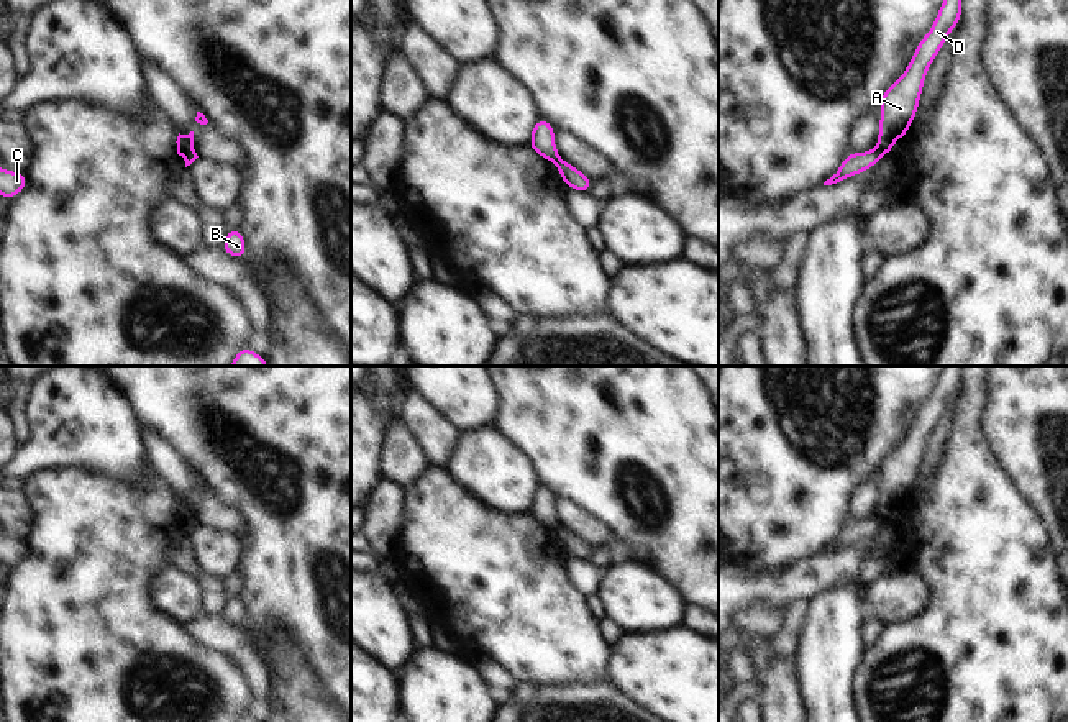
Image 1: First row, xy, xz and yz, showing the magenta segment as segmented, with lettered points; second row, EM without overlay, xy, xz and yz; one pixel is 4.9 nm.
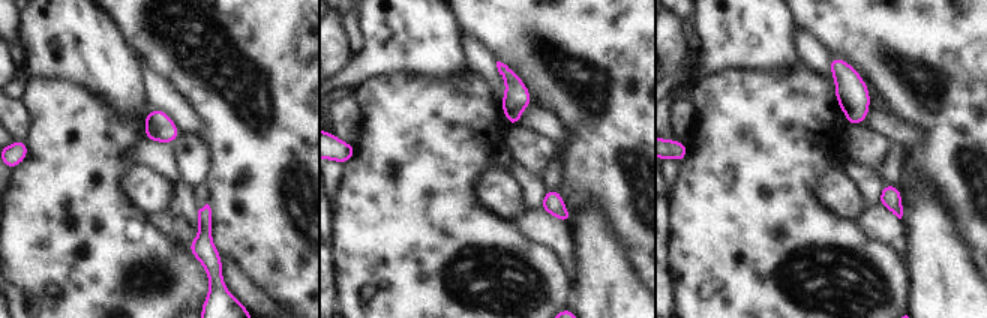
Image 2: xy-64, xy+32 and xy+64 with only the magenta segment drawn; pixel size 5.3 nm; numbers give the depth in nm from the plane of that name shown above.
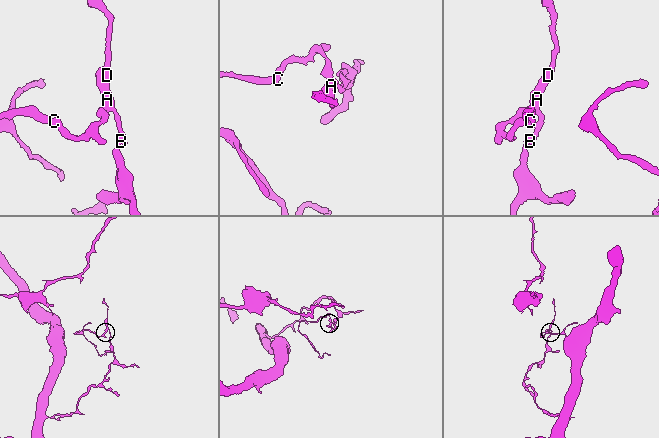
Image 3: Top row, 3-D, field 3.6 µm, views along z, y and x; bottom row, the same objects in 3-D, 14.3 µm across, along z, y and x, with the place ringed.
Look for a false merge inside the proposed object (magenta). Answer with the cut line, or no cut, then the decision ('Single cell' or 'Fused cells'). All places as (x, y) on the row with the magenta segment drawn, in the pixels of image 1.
Split along yz (878, 146), (885, 155). Fused cells

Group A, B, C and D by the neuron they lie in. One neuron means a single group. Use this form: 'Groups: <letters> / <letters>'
Groups: A B D / C

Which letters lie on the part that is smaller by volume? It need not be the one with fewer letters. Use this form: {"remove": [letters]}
{"remove": ["C"]}

